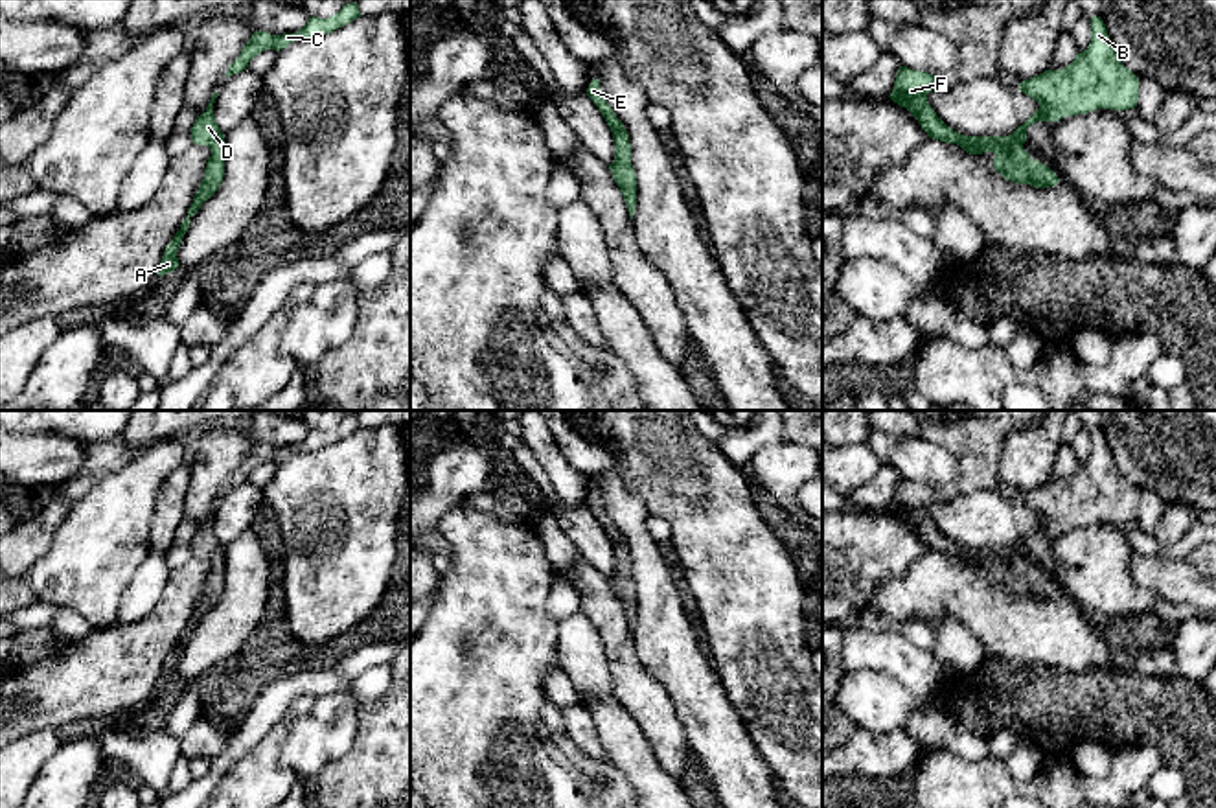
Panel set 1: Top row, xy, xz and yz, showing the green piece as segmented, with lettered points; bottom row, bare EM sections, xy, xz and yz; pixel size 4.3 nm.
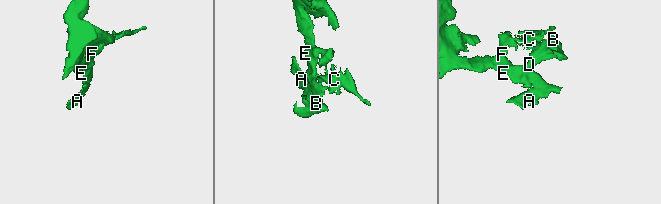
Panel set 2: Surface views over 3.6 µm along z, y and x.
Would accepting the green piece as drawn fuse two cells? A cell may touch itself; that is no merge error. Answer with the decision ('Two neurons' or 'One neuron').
One neuron

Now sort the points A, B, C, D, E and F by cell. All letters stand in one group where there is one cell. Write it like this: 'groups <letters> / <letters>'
groups A B C D E F

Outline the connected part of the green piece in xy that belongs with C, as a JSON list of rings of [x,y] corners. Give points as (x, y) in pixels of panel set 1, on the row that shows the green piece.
[[[353,2],[346,4],[338,13],[329,18],[311,17],[307,24],[296,33],[270,35],[267,31],[254,31],[237,59],[230,64],[226,77],[247,70],[248,63],[265,50],[280,52],[294,40],[322,37],[350,24],[359,17],[359,6],[357,2]]]

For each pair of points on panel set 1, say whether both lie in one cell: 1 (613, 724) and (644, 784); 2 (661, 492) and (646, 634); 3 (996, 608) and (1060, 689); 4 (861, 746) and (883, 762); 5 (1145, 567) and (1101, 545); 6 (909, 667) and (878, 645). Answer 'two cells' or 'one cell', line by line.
1: one cell
2: two cells
3: two cells
4: one cell
5: two cells
6: one cell

